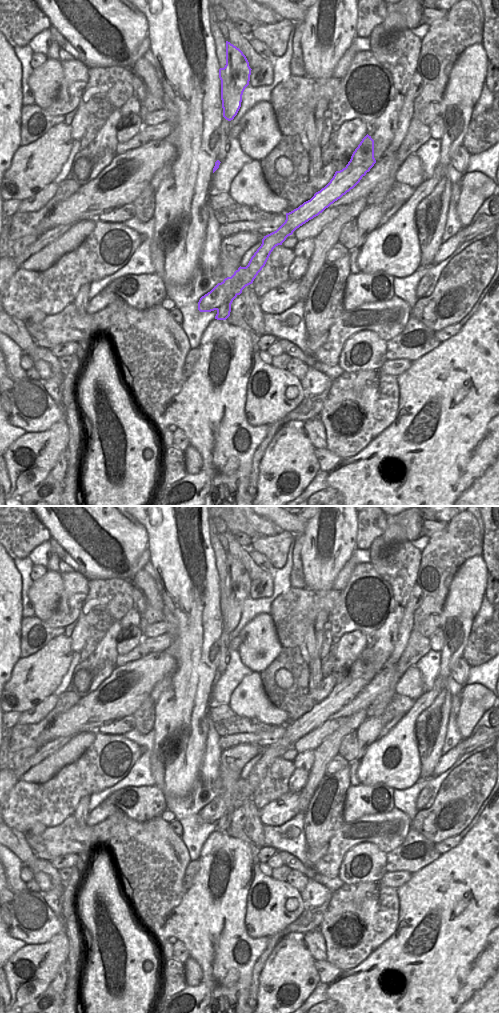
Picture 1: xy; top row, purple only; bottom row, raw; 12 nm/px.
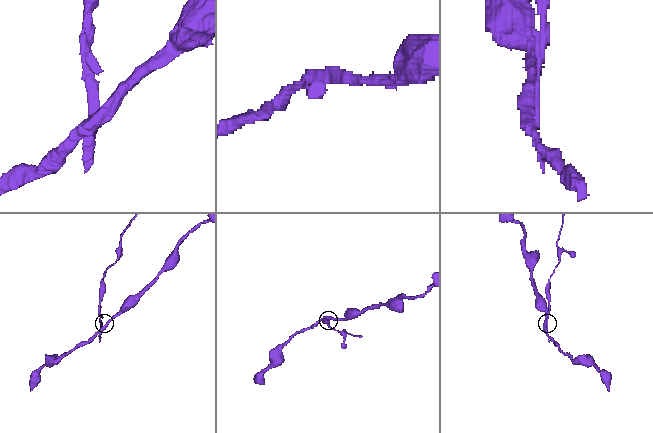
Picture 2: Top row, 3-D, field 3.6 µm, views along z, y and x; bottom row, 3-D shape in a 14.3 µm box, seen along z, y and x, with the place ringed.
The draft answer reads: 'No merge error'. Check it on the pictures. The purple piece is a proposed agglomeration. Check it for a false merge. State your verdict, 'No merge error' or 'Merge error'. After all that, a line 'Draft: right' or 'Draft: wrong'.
Merge error
Draft: wrong

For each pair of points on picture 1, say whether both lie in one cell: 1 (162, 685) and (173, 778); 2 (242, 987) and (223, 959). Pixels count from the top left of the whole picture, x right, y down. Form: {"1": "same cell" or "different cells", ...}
{"1": "different cells", "2": "same cell"}

